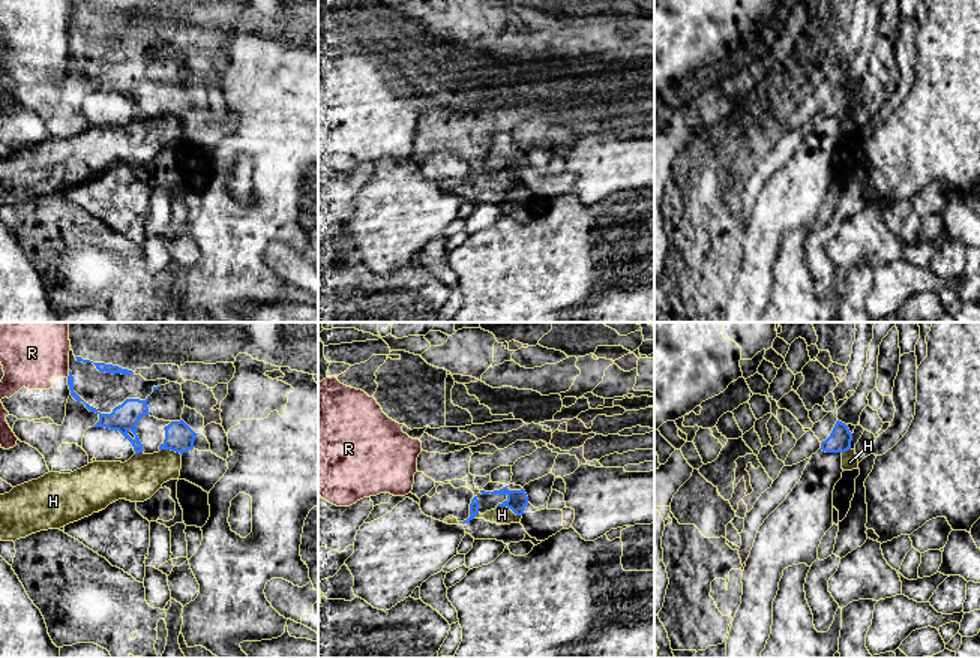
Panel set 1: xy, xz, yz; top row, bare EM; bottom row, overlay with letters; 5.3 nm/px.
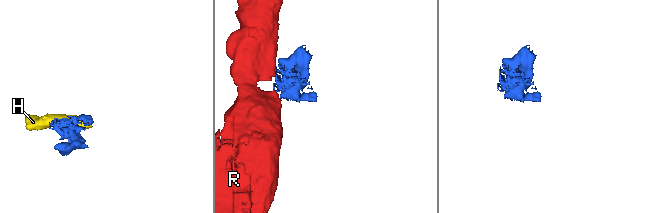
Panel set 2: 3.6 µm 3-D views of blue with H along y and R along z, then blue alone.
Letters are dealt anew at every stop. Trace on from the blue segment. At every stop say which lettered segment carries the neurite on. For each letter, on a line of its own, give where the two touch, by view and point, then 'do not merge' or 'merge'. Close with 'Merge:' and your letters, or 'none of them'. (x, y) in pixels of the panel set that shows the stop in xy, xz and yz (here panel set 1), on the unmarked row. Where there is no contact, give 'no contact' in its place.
H: xz (509, 171) | do not merge
R: xy (69, 38) | do not merge
Merge: none of them

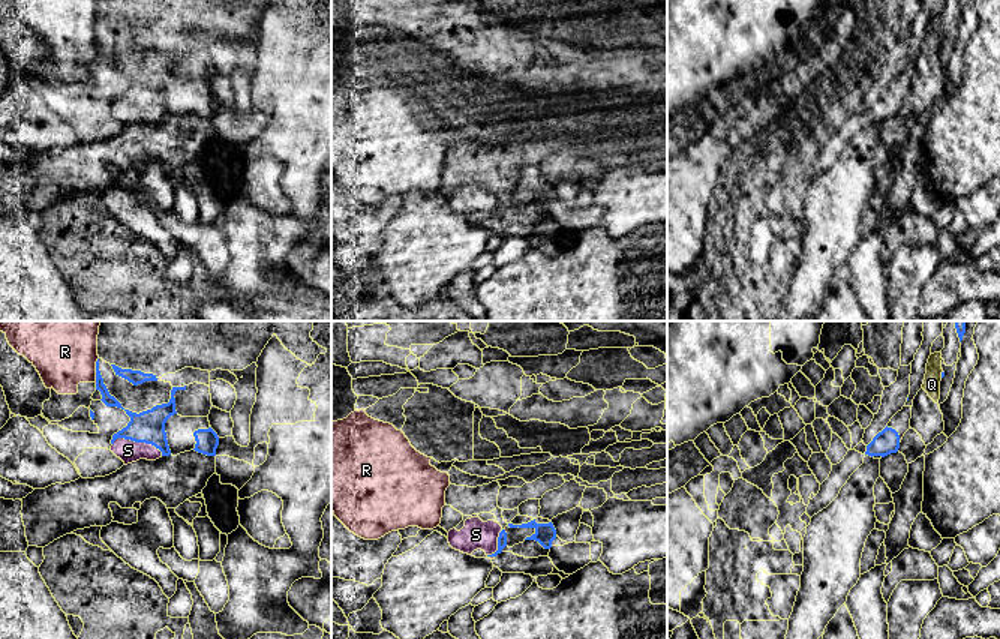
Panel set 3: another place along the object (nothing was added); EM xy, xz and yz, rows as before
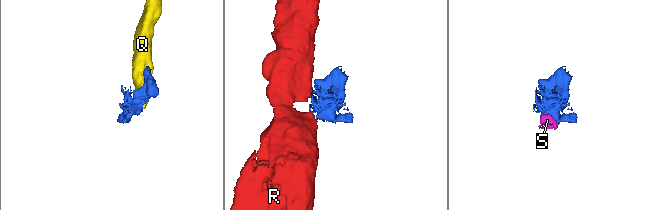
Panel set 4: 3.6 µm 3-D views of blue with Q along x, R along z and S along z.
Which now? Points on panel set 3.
Q: yz (942, 38) | do not merge
R: xy (96, 33) | do not merge
S: xy (138, 105) | merge
Merge: S

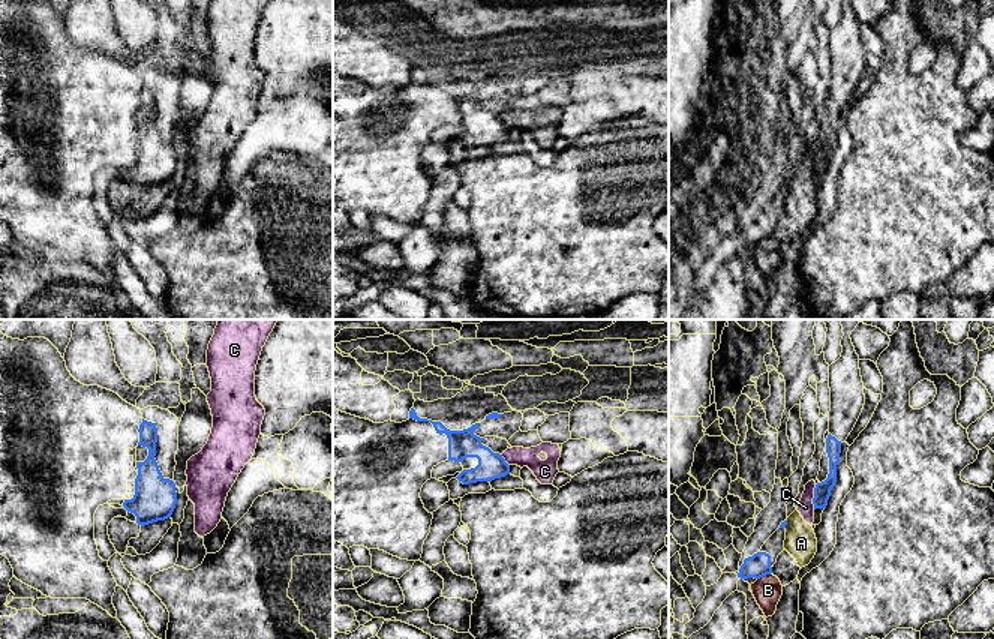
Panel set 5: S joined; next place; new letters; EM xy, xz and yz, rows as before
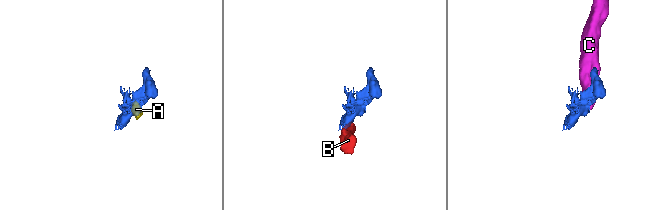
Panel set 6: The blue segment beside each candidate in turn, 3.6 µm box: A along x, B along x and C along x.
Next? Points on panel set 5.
A: yz (786, 188) | do not merge
B: yz (763, 239) | do not merge
C: yz (814, 161) | do not merge
Merge: none of them

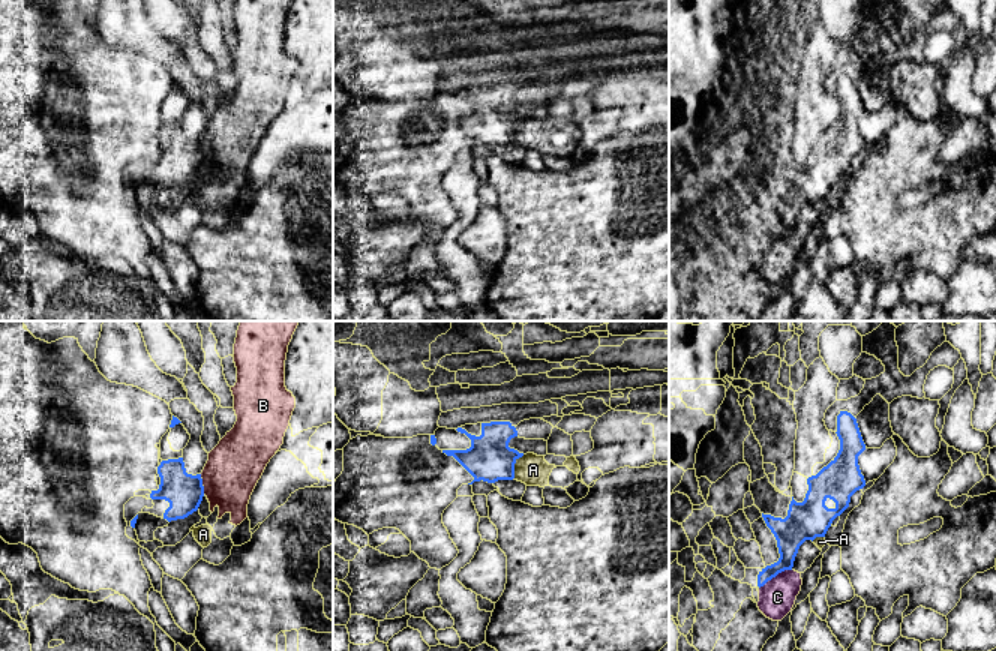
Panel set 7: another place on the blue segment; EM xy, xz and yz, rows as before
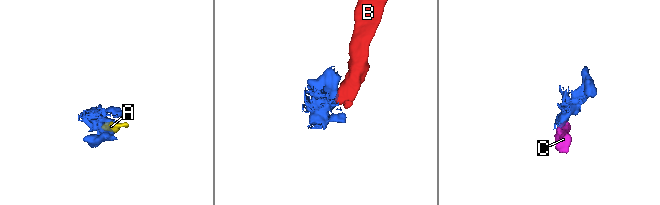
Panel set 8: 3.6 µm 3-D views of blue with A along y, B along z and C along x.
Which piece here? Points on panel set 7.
A: xz (513, 129) | do not merge
B: xy (201, 149) | do not merge
C: yz (774, 240) | do not merge
Merge: none of them

